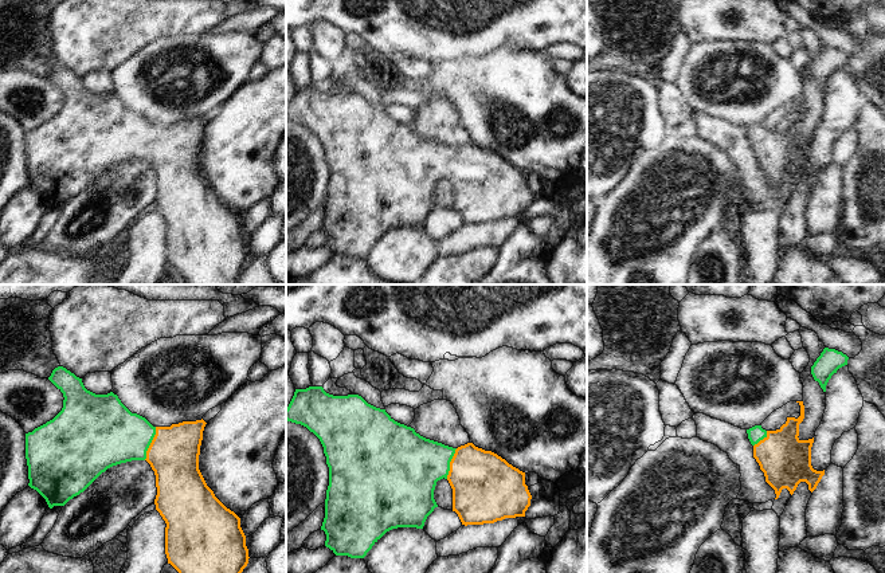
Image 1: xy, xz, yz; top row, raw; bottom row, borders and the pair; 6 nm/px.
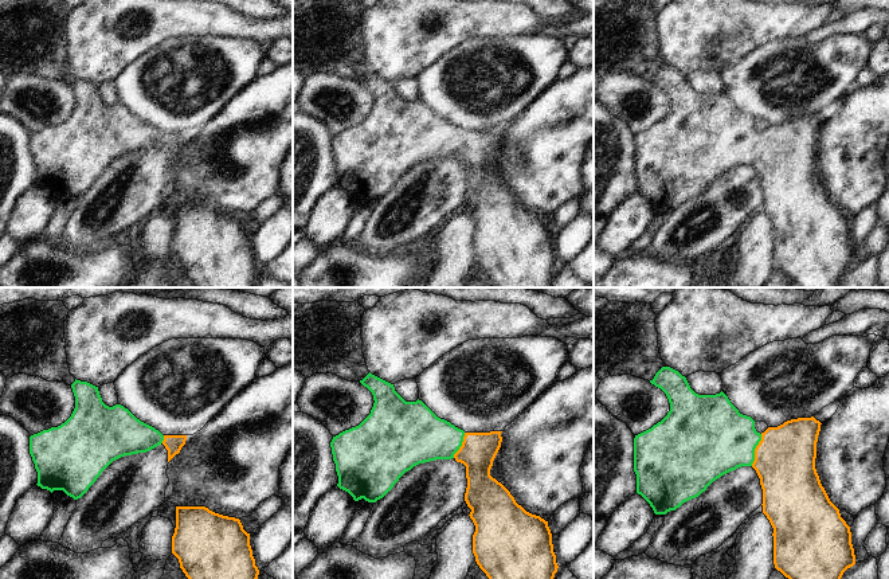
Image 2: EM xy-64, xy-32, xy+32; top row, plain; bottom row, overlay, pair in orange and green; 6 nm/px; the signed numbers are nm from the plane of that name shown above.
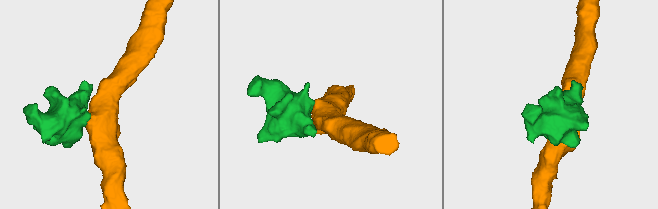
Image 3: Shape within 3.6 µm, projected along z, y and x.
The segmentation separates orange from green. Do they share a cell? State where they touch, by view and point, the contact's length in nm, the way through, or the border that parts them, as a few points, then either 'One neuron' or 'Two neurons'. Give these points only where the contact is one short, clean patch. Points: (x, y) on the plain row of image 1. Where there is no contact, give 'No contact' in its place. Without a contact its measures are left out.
Touches orange at xy (151, 142). Shared border 220 nm. Path across: xy (173, 153), (151, 142), (120, 133), (110, 133). One neuron

